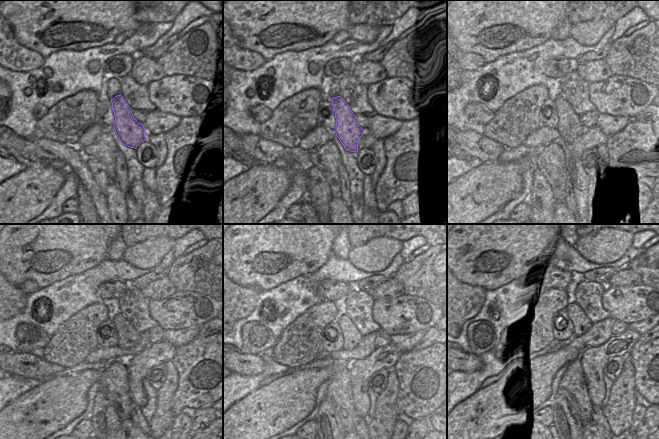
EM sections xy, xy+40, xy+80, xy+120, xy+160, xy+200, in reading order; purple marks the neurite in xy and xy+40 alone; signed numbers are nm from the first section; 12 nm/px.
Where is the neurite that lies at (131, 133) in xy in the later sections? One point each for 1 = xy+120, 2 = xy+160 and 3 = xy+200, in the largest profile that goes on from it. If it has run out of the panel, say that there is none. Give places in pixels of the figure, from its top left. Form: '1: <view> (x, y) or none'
1: xy+120 (127, 335)
2: xy+160 (351, 336)
3: xy+200 (574, 330)

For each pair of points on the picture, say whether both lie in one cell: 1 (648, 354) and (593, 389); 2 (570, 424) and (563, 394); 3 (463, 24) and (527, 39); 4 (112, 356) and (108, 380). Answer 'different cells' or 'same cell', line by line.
1: different cells
2: same cell
3: same cell
4: different cells

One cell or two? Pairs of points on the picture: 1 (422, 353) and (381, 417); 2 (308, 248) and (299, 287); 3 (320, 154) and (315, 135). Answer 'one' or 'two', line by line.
1: one
2: two
3: two

